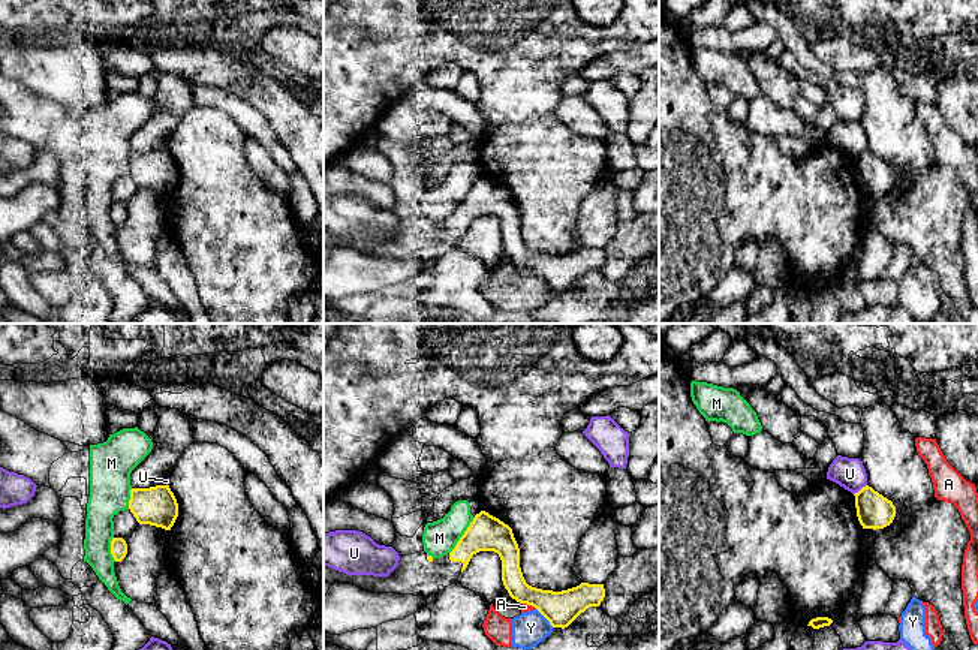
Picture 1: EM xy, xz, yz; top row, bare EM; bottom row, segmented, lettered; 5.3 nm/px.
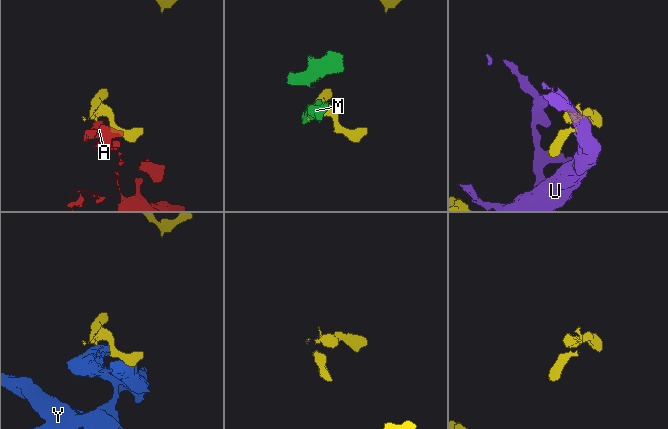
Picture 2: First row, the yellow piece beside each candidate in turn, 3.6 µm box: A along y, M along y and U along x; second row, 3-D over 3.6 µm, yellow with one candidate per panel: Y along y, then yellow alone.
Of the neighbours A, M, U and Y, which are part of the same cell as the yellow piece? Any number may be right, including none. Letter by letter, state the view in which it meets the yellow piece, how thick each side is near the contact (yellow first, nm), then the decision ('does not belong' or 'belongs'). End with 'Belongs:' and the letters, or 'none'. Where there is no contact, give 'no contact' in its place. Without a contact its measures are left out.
A: contact in xz; calibres 190 and 50 nm; does not belong
M: contact in xz; calibres 190 and 190 nm; does not belong
U: contact in yz; calibres 190 and 160 nm; does not belong
Y: contact in xz; calibres 190 and 180 nm; does not belong
Belongs: none

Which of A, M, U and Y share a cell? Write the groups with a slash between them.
A Y / M / U

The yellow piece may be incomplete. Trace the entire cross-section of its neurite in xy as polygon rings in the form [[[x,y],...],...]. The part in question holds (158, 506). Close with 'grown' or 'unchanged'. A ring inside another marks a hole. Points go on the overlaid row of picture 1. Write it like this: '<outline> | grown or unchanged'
[[[169,485],[132,488],[129,509],[139,524],[171,530],[178,517],[178,503]]] | unchanged

